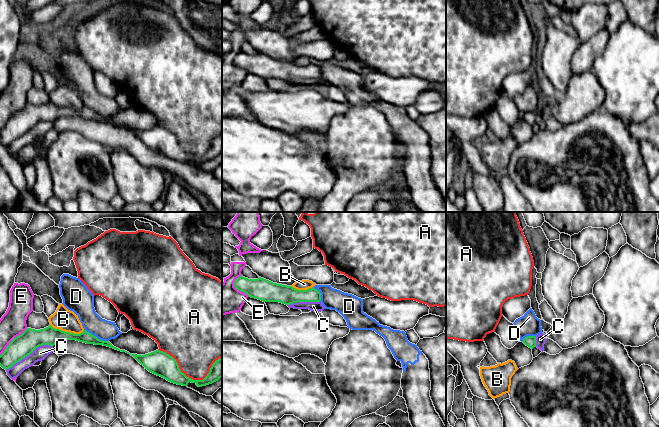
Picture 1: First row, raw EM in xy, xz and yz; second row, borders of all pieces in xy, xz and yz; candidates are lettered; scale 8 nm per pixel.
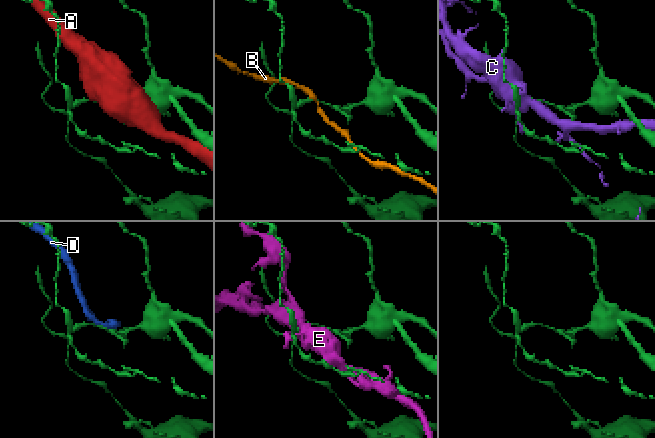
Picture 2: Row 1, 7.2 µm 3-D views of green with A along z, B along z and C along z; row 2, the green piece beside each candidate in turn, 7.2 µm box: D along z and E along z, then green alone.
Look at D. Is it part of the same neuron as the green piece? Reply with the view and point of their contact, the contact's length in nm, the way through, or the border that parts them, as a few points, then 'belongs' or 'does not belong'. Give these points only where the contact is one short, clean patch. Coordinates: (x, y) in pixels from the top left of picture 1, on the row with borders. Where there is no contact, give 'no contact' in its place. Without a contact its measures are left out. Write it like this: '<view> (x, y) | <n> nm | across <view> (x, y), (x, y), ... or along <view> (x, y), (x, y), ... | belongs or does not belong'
xy (95, 336) | 220 nm | along xy (84, 329), (98, 338), (107, 341) | does not belong

